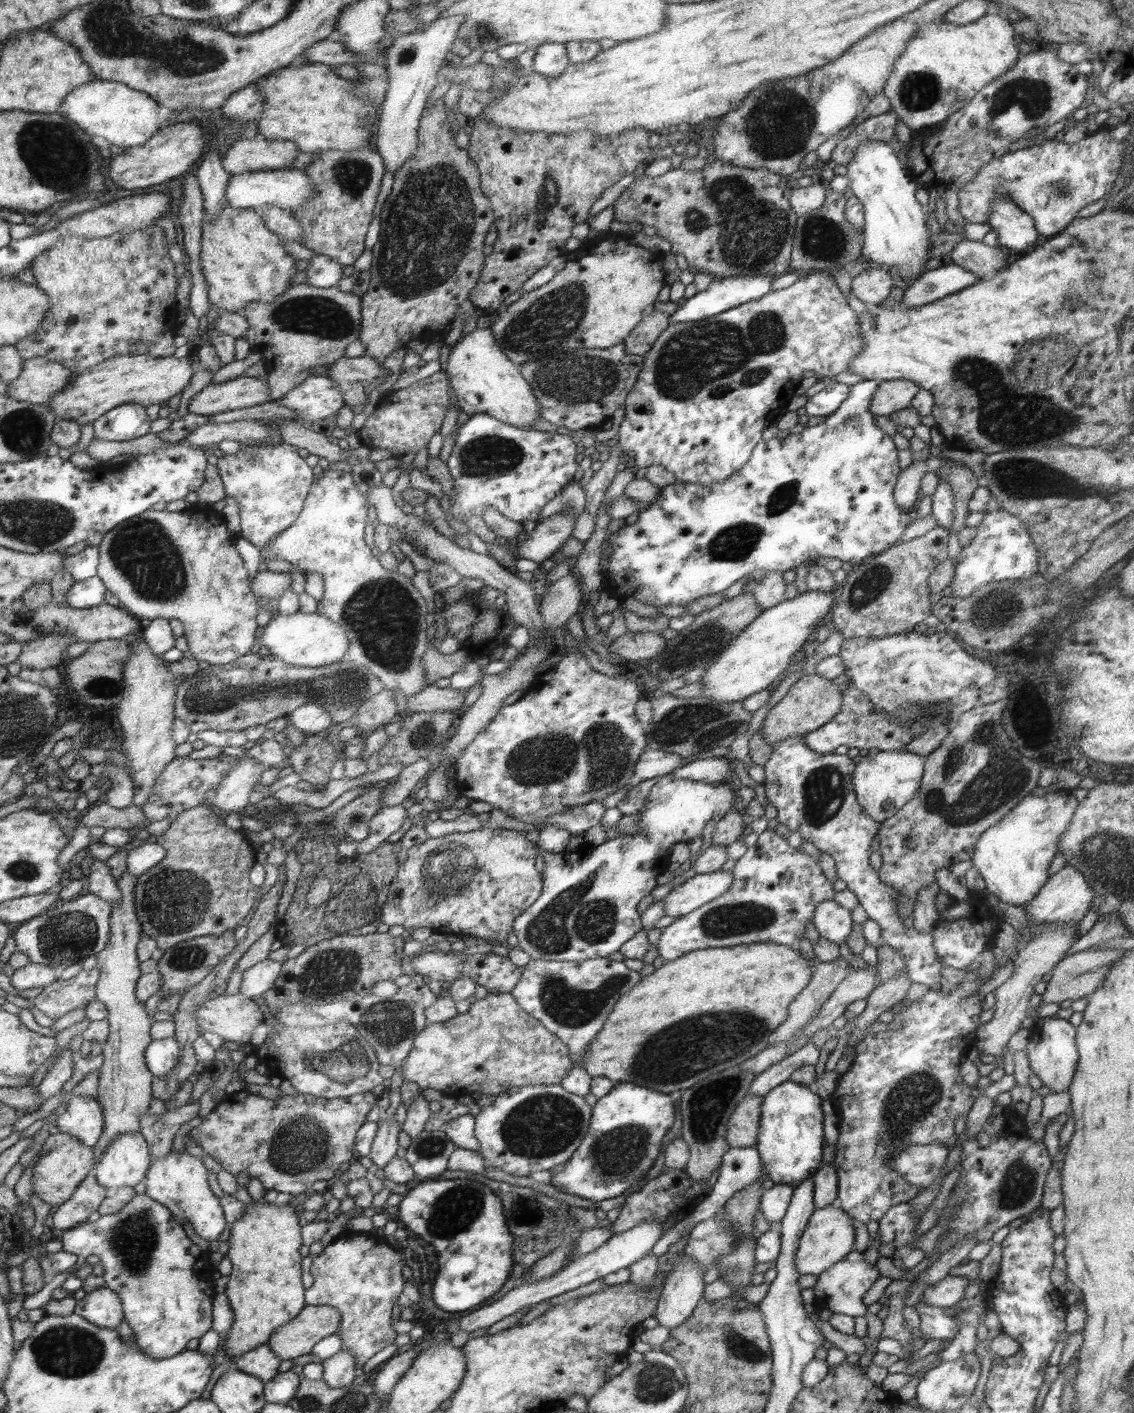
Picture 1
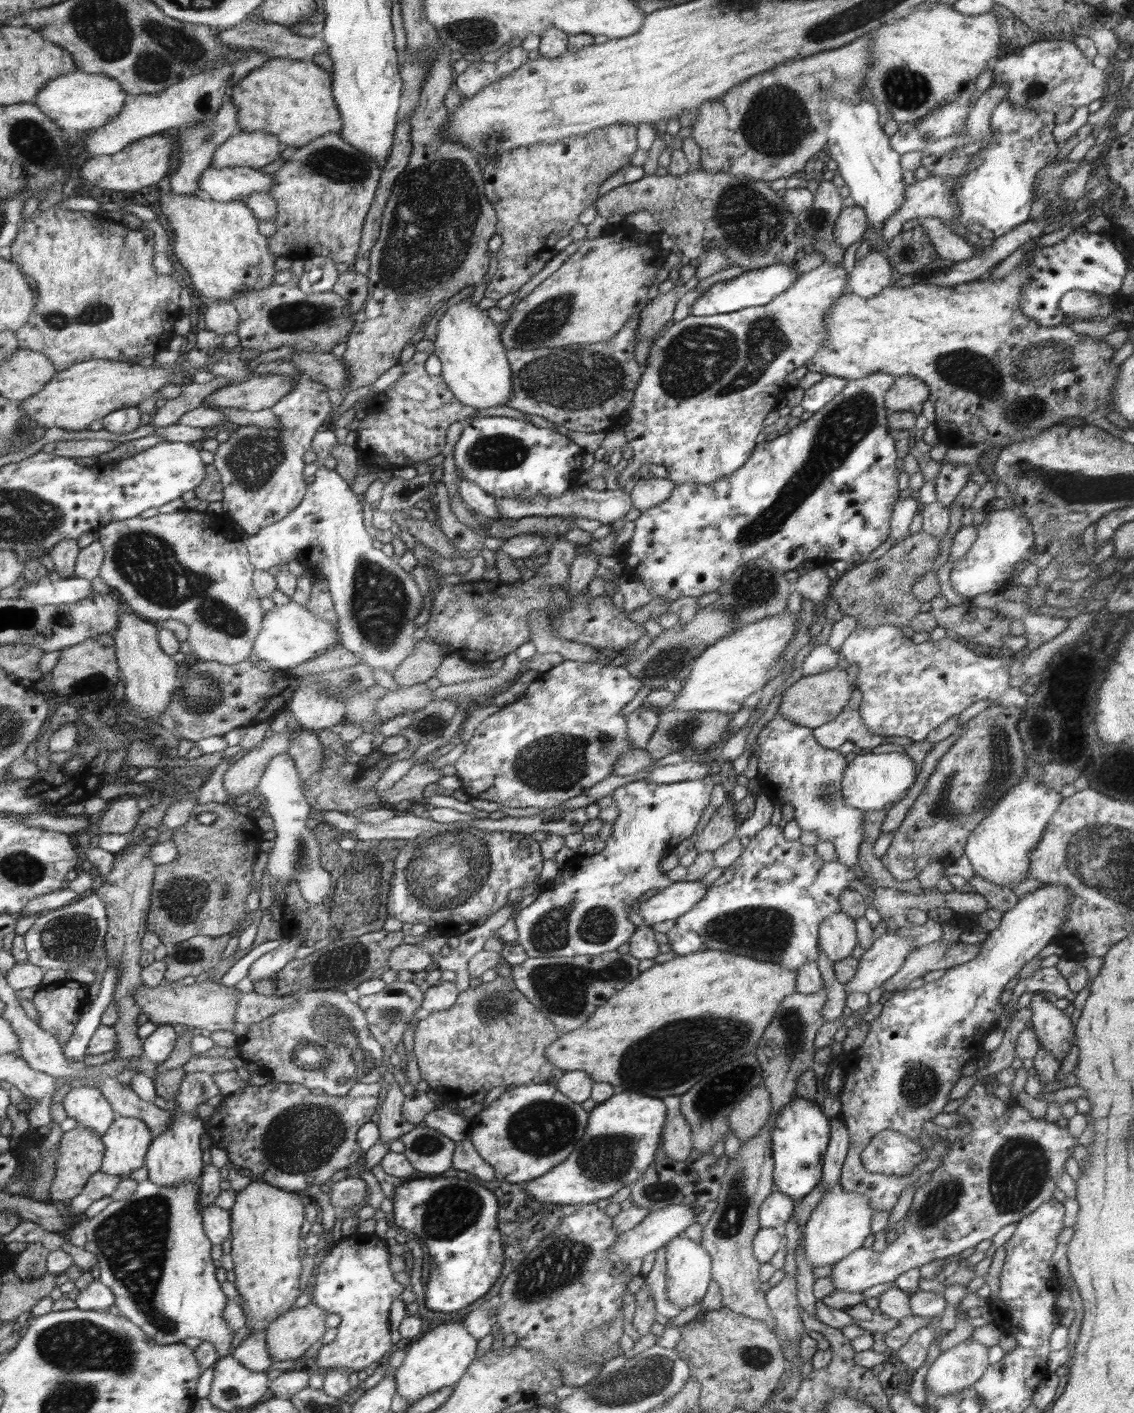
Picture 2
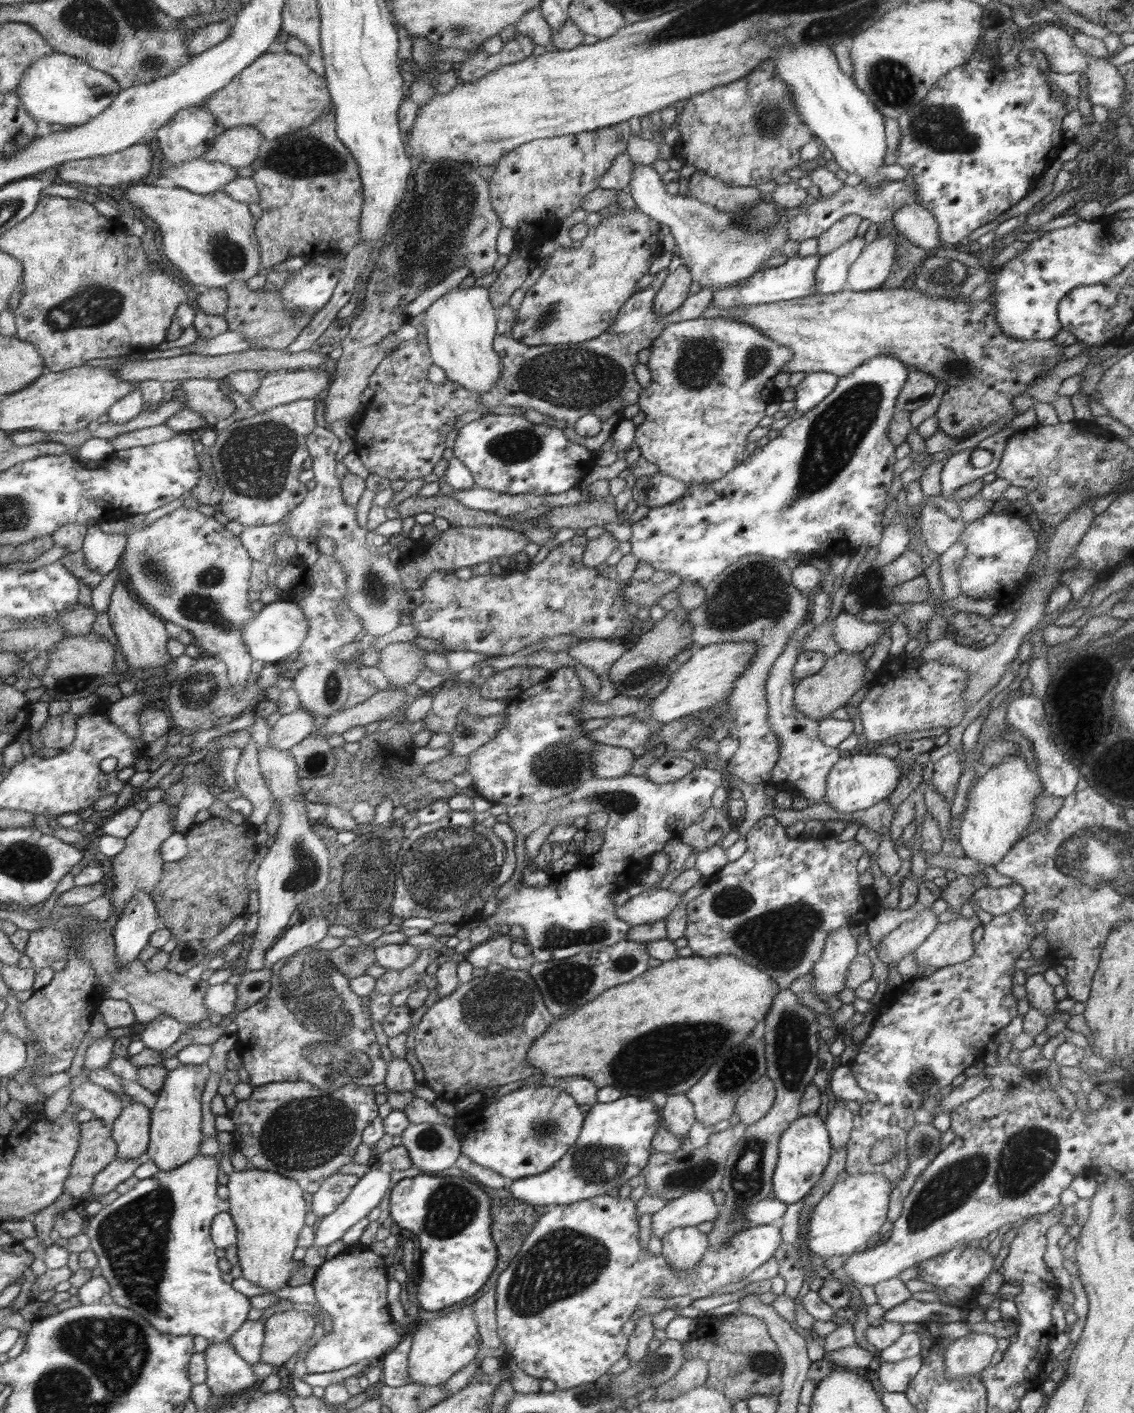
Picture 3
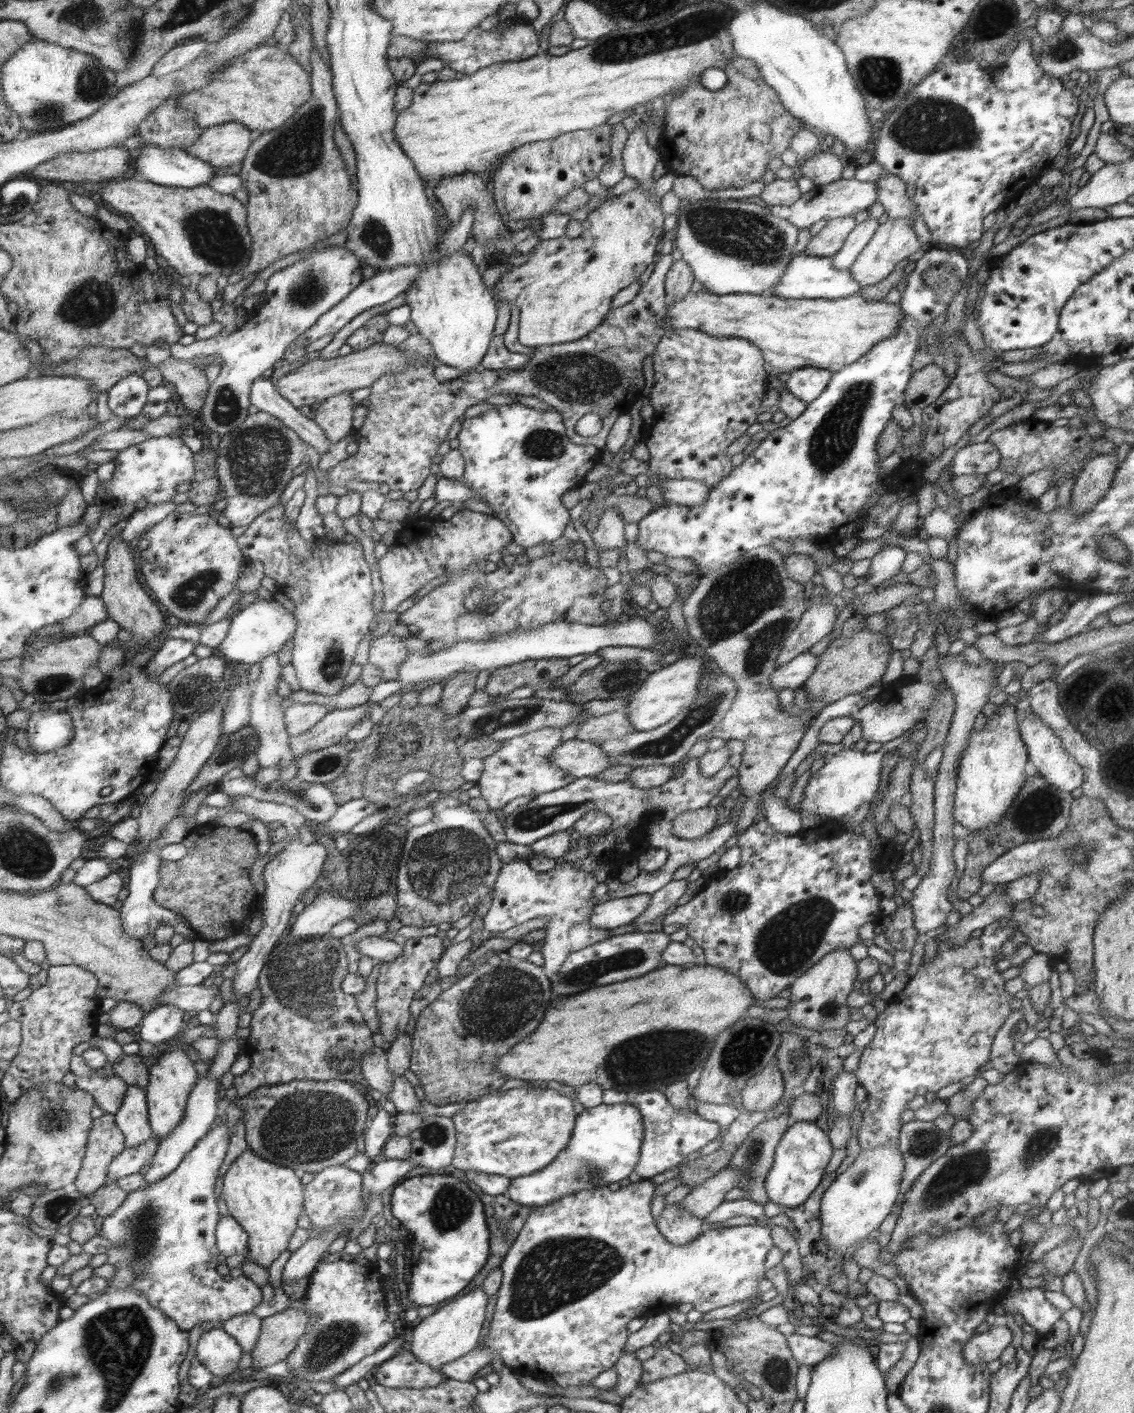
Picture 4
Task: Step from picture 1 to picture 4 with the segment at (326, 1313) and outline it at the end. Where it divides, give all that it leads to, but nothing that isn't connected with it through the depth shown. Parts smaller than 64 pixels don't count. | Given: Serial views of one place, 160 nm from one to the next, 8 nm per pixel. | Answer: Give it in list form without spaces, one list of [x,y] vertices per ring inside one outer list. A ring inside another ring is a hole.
[[[292,1307],[261,1319],[261,1331],[251,1360],[255,1369],[266,1369],[271,1364],[287,1360],[307,1332],[308,1316],[302,1309]]]

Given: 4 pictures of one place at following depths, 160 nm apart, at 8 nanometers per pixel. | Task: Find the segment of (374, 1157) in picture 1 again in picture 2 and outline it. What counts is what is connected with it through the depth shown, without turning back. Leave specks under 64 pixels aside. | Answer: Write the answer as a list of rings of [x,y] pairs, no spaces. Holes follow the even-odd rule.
[[[396,1082],[385,1086],[384,1099],[378,1113],[380,1120],[377,1123],[380,1131],[379,1141],[382,1144],[389,1145],[393,1140],[400,1139],[415,1127],[402,1116],[405,1098],[402,1088]]]

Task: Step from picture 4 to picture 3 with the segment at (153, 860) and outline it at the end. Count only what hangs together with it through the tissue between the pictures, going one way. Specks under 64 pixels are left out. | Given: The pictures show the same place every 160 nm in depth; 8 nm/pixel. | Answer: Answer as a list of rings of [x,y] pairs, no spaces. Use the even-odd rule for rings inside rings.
[[[147,892],[138,893],[126,905],[112,929],[122,967],[138,959],[140,951],[148,946],[152,932],[161,927],[161,916],[151,895]]]

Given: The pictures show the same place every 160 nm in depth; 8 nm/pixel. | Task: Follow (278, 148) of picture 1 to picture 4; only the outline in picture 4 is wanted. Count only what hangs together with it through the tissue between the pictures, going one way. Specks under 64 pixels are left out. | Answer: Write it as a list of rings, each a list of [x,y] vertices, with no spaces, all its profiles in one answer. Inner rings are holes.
[[[227,123],[219,126],[214,126],[208,129],[201,130],[201,135],[197,142],[190,146],[185,146],[182,150],[186,150],[196,158],[205,159],[212,167],[232,166],[244,162],[248,156],[249,146],[253,142],[255,133],[250,131],[248,127],[242,126],[241,123]]]

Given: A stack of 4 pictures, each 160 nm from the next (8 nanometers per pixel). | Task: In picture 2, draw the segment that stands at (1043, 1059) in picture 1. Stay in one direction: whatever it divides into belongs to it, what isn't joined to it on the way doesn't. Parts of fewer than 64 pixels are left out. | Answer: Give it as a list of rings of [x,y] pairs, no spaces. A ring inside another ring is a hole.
[[[1033,993],[1030,1003],[1032,1029],[1038,1036],[1038,1042],[1057,1061],[1063,1060],[1073,1045],[1075,1028],[1071,1019],[1053,1003],[1045,999],[1045,994]]]

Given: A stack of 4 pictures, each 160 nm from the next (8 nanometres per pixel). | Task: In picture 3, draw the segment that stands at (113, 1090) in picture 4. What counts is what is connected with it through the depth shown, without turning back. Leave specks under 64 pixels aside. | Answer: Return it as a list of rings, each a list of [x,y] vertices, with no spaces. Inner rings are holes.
[[[84,1082],[72,1091],[71,1104],[77,1104],[86,1110],[91,1110],[94,1118],[100,1118],[112,1128],[113,1122],[121,1116],[124,1102],[114,1092],[106,1091],[106,1088],[96,1083]]]

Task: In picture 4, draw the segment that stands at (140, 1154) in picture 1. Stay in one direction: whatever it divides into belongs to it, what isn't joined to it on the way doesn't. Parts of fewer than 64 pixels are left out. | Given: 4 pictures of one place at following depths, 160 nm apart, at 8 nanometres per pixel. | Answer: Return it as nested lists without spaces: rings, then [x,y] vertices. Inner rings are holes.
[[[129,1086],[115,1121],[125,1133],[125,1146],[128,1148],[144,1145],[153,1137],[153,1129],[149,1122],[148,1096],[145,1095],[144,1089]]]

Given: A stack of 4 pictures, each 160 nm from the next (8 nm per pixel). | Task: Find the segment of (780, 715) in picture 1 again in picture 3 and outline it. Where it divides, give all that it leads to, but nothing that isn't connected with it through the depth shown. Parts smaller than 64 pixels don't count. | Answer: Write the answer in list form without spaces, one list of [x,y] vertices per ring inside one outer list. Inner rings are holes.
[[[841,650],[834,657],[828,657],[826,664],[816,674],[799,679],[795,685],[794,706],[808,718],[818,721],[828,718],[830,714],[836,714],[838,708],[845,707],[856,691],[862,687],[864,670],[868,666],[860,655],[861,652],[848,654]]]

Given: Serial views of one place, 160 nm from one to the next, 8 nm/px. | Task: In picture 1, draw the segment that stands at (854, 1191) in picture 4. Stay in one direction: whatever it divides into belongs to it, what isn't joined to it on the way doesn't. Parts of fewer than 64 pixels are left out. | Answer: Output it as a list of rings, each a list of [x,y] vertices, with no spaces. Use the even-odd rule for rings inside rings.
[[[836,1203],[814,1209],[808,1226],[803,1230],[795,1254],[795,1265],[800,1274],[822,1274],[835,1262],[840,1262],[849,1252],[855,1250],[853,1219]]]

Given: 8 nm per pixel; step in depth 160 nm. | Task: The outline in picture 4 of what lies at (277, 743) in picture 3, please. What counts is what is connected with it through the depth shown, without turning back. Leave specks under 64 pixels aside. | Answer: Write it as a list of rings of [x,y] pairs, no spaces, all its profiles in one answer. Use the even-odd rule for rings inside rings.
[[[289,703],[284,722],[291,736],[300,735],[316,726],[328,713],[326,705],[317,703]]]

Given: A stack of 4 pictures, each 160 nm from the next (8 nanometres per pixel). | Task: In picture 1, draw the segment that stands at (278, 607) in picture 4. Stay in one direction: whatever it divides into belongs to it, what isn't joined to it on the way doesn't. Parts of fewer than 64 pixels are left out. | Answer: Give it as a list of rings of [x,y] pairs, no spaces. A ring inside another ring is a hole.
[[[298,612],[292,615],[280,615],[264,626],[264,633],[260,644],[270,649],[272,655],[282,662],[297,667],[318,668],[334,665],[347,659],[350,639],[346,630],[332,619],[324,615],[304,614]]]

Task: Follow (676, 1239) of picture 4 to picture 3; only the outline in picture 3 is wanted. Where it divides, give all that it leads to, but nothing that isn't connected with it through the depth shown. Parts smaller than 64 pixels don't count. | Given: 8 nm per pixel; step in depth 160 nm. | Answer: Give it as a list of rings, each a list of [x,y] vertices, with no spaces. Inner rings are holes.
[[[678,1227],[662,1238],[662,1255],[674,1270],[687,1270],[695,1276],[695,1268],[709,1248],[708,1237],[698,1227]]]

